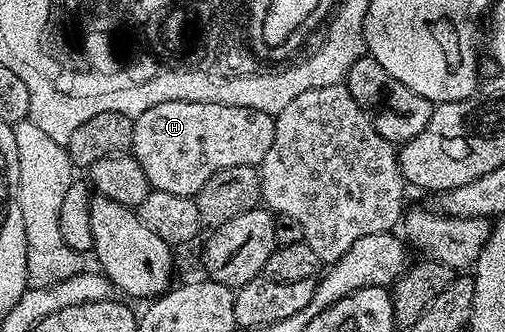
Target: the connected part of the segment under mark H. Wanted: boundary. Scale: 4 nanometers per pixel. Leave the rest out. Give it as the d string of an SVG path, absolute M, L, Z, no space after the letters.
M159 103L151 111L143 111L133 122L131 155L143 167L150 186L159 191L171 191L171 195L196 198L198 191L223 167L240 165L260 166L263 155L275 139L275 120L270 114L255 111L251 107L223 107L223 103Z

